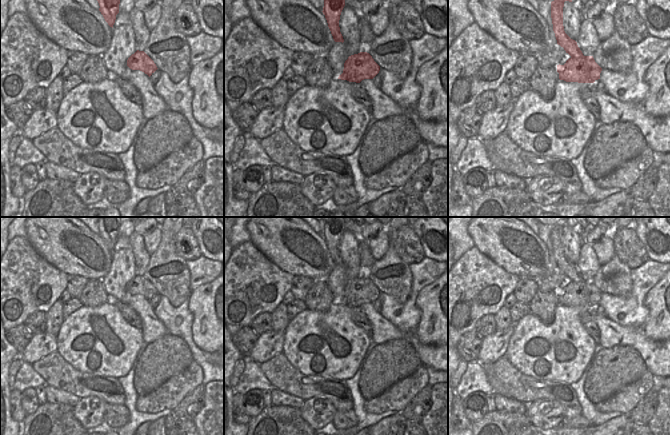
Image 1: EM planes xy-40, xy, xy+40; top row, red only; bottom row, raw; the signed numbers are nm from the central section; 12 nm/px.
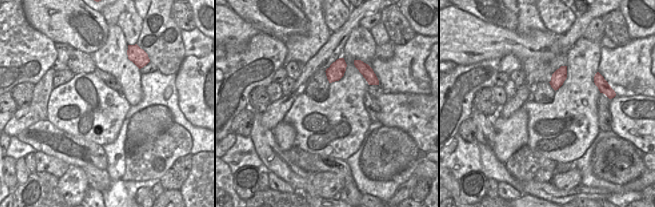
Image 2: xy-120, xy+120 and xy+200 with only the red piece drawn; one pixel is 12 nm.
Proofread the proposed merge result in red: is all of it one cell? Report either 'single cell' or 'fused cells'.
fused cells

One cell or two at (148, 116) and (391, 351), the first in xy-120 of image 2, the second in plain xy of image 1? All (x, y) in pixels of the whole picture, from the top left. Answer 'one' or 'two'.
one

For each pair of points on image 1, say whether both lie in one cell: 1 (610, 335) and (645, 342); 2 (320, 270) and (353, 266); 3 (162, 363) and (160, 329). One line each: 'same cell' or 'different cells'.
1: same cell
2: different cells
3: different cells

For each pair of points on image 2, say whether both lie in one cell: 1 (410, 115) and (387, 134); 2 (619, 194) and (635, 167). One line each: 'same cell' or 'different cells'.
1: different cells
2: different cells

